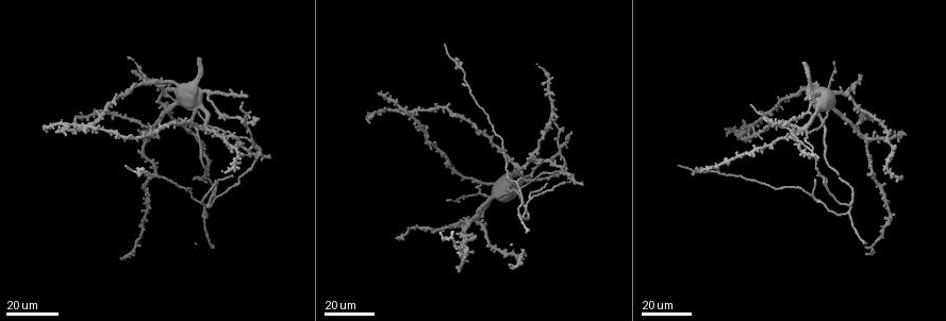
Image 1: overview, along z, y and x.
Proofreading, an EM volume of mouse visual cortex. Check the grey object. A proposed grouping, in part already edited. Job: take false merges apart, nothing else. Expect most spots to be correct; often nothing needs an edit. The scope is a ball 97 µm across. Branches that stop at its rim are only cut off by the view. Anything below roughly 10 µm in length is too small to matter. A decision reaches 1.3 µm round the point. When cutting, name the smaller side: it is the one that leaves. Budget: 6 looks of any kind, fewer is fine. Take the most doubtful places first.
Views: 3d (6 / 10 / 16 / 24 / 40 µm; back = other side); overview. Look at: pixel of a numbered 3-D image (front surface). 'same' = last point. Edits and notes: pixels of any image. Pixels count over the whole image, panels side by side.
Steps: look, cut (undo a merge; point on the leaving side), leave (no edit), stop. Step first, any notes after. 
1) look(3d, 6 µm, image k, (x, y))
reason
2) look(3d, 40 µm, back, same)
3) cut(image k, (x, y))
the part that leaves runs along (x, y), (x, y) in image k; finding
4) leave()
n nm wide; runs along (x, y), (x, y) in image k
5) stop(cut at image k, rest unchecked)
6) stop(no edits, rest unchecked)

look(3d, 24 µm, image 1, (529, 199))

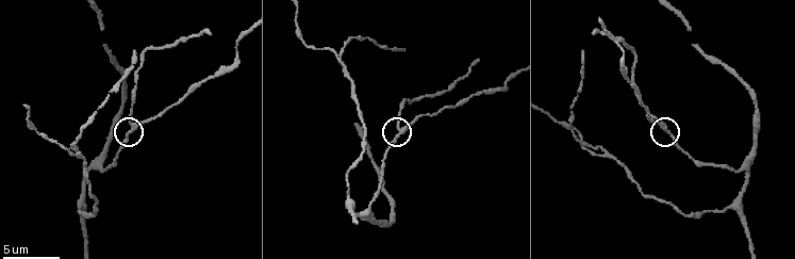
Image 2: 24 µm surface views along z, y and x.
look(3d, 6 µm, image 2, (131, 124))

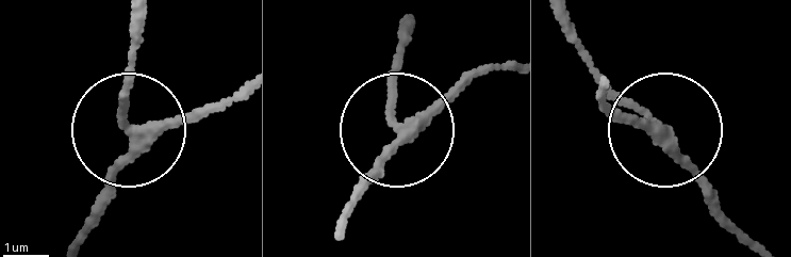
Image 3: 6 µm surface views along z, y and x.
leave()
side arm 16 µm; runs along (237, 90), (158, 125), (127, 125), (134, 36) in image 3; all the same neuron

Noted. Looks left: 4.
look(3d, 16 µm, image 2, (91, 166))
three arms meet

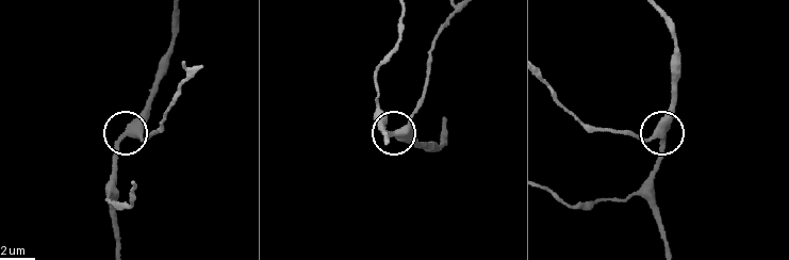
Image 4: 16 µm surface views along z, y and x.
look(3d, 16 µm, back, image 4, (394, 135))
from behind

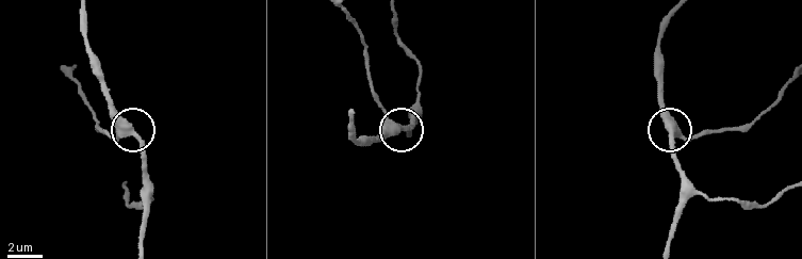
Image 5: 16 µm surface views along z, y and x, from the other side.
leave()
3 arms; runs along (786, 87), (748, 124), (687, 138), (671, 131), (663, 102) in image 5; all the same neuron

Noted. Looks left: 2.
look(3d, 16 µm, image 1, (260, 150))
three-way junction

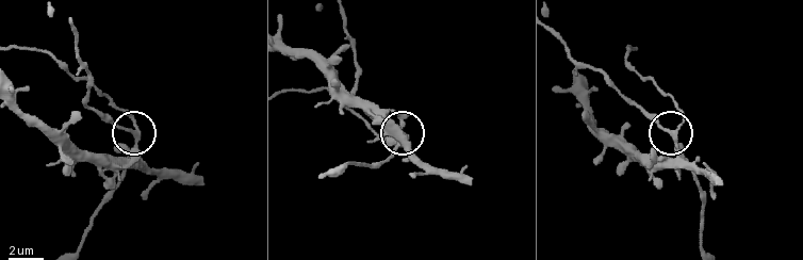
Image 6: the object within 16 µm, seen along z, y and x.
look(3d, 6 µm, image 6, (671, 134))

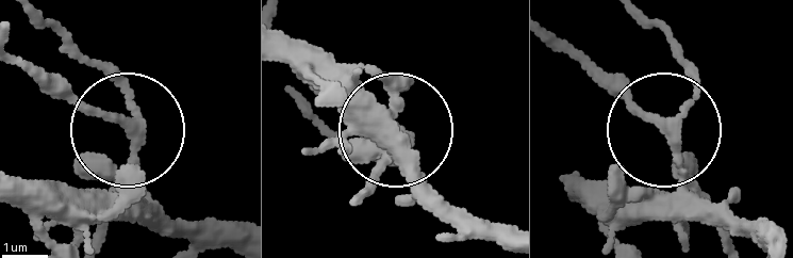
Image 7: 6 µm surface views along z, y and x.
leave()
3 arms; runs along (642, 14), (696, 82), (688, 106), (661, 125), (600, 75) in image 7; all the same neuron

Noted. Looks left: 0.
stop(no edits, rest unchecked)

